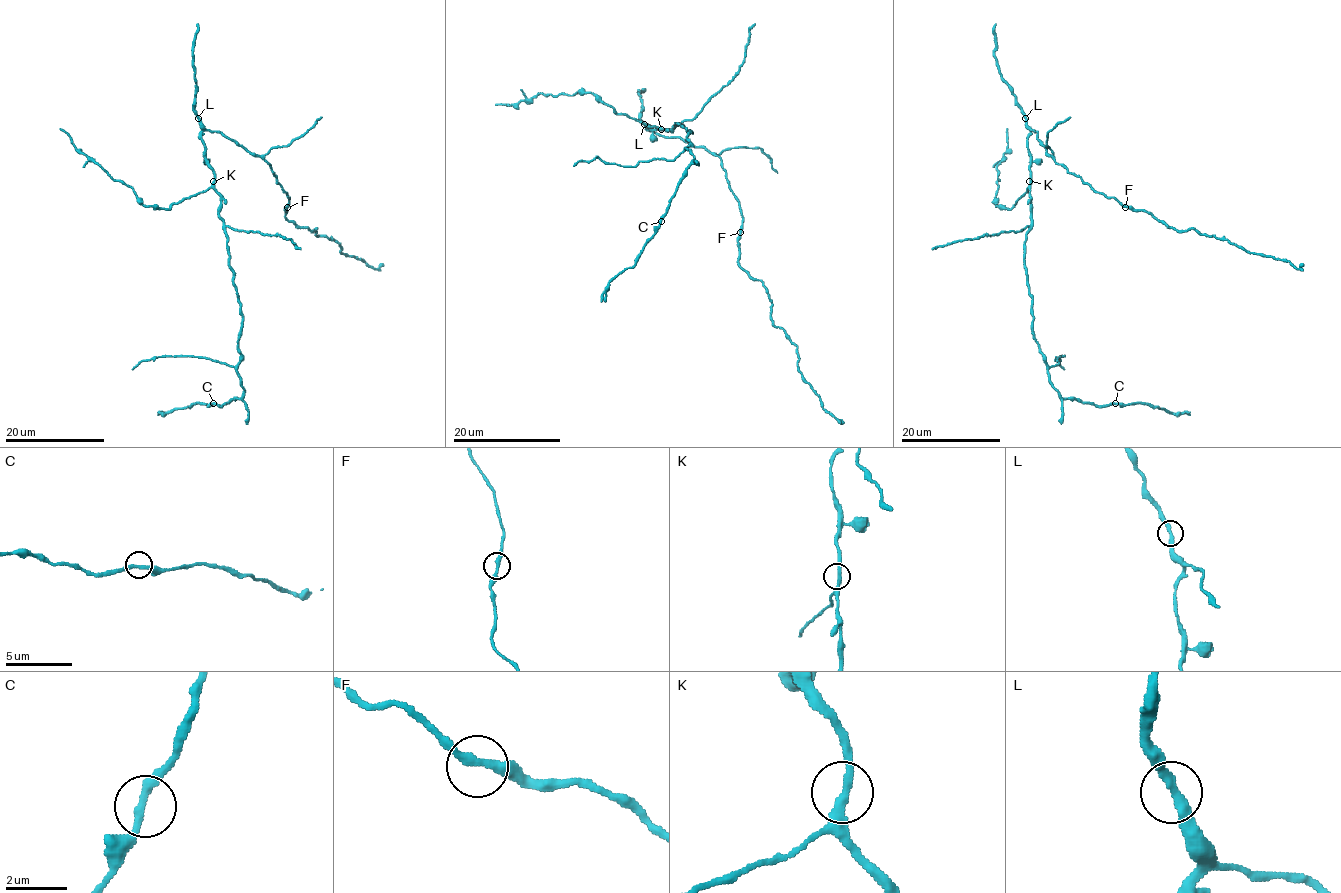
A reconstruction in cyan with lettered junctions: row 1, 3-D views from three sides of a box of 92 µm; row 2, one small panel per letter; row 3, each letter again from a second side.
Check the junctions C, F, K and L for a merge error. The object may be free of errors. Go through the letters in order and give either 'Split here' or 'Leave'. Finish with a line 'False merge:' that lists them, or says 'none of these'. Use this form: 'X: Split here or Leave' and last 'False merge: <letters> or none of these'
C: Leave
F: Leave
K: Leave
L: Leave
False merge: none of these

